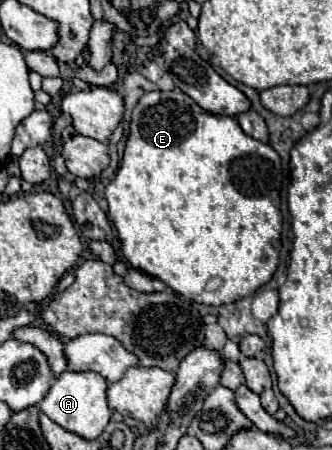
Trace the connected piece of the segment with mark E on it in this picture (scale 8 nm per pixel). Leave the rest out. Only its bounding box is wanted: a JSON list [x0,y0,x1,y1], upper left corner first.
[105,89,283,305]

